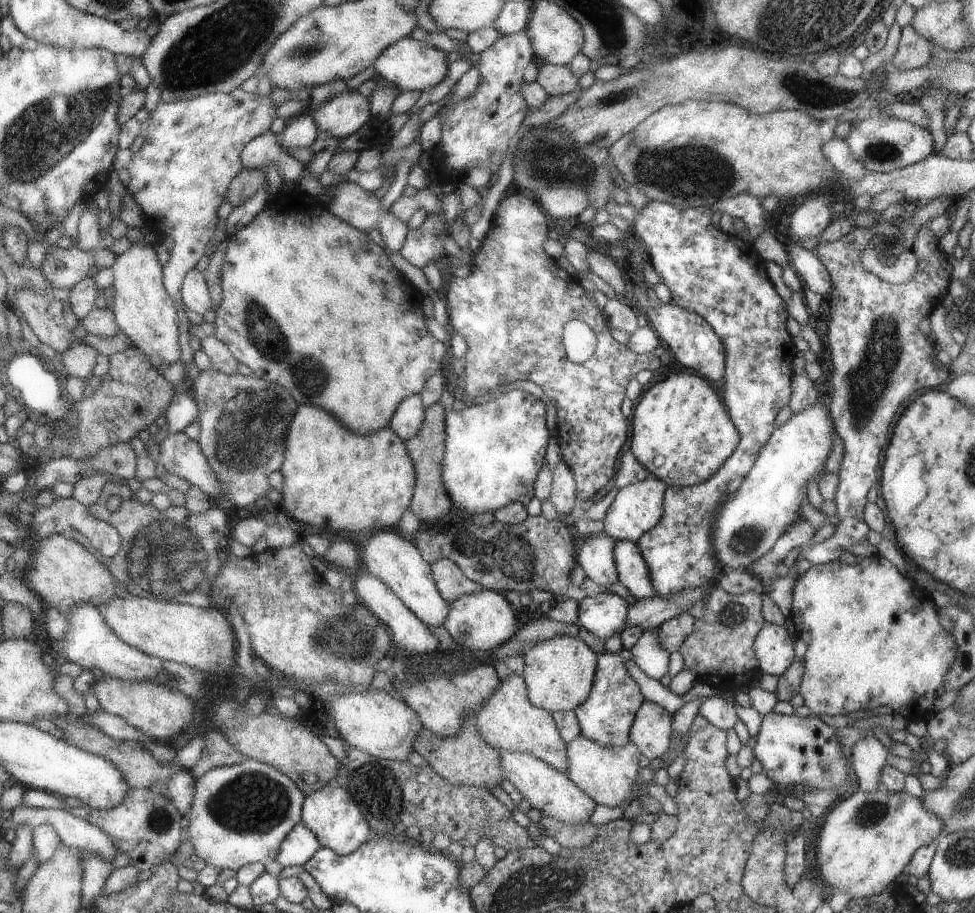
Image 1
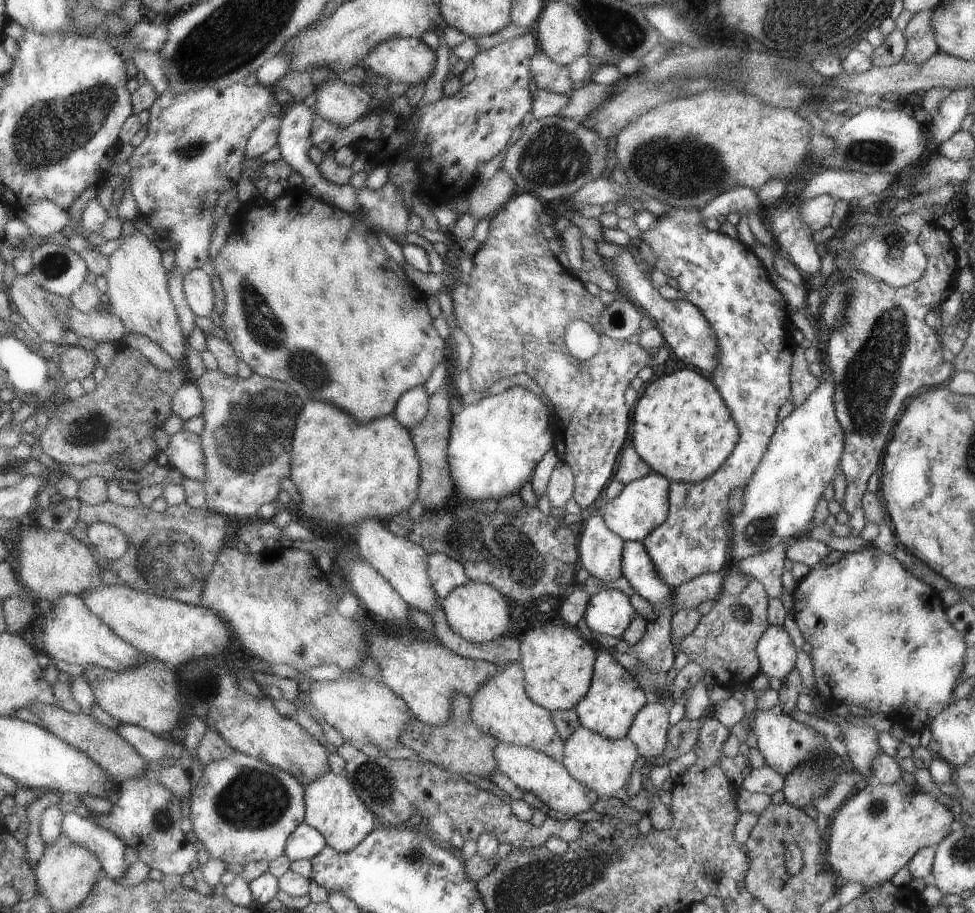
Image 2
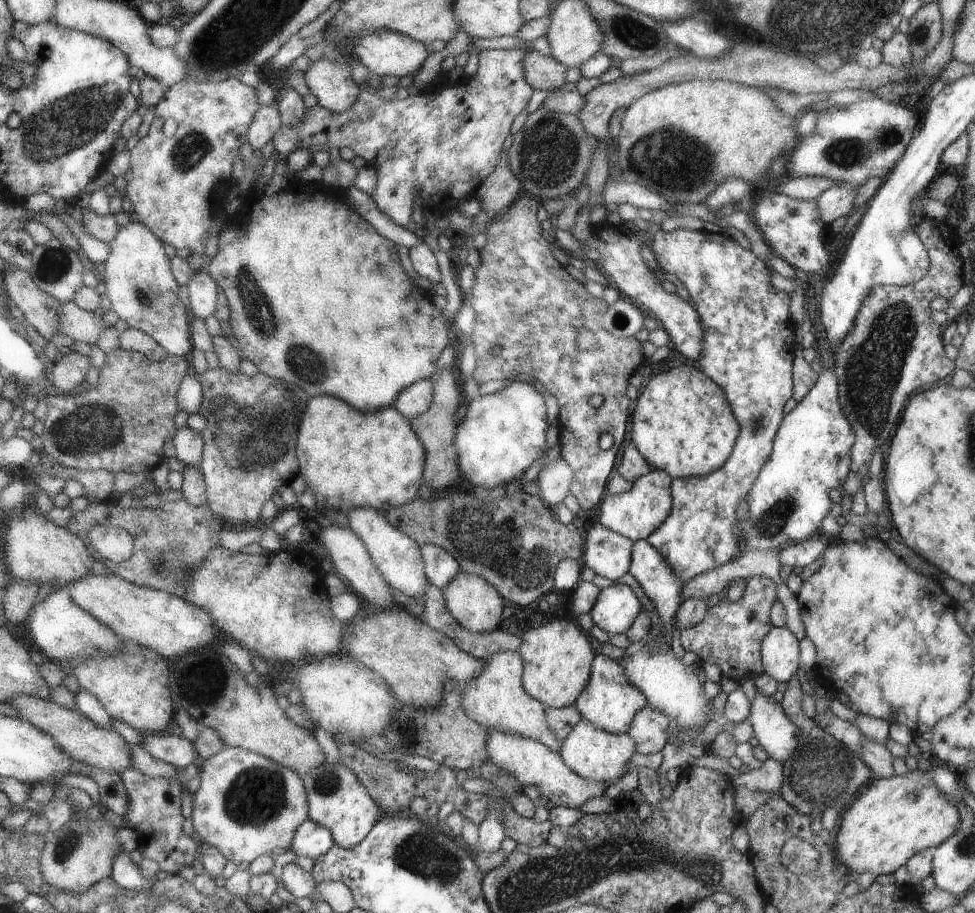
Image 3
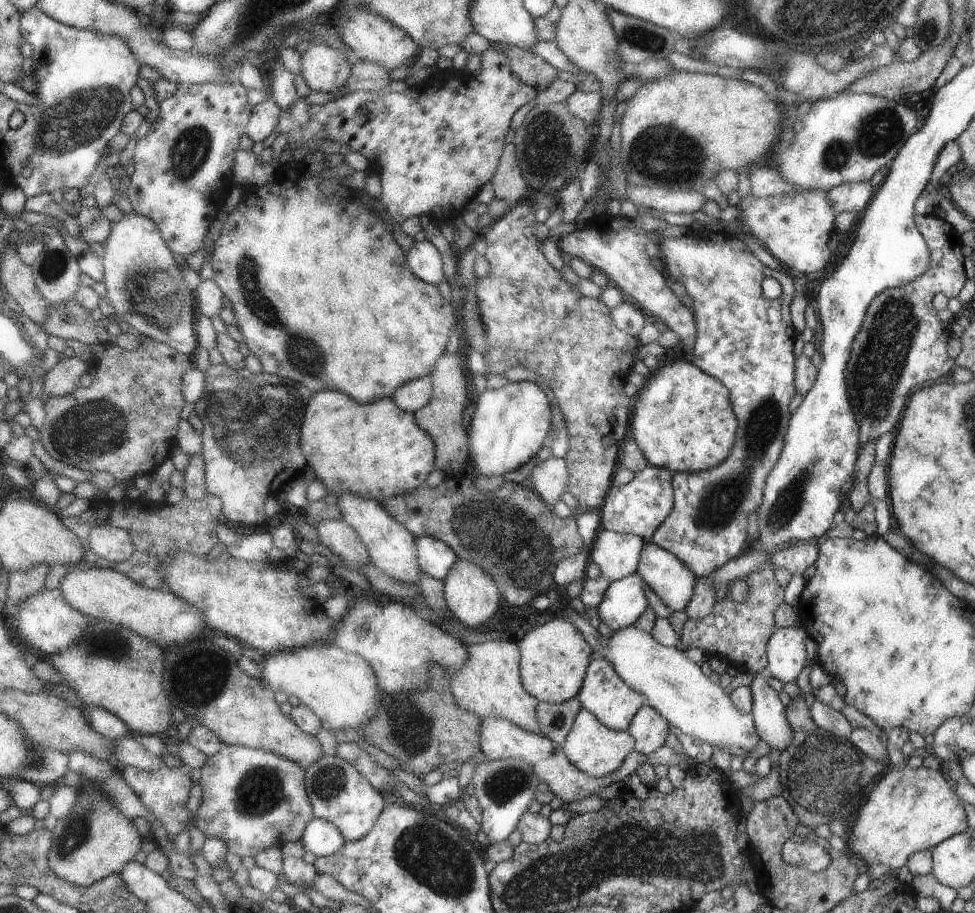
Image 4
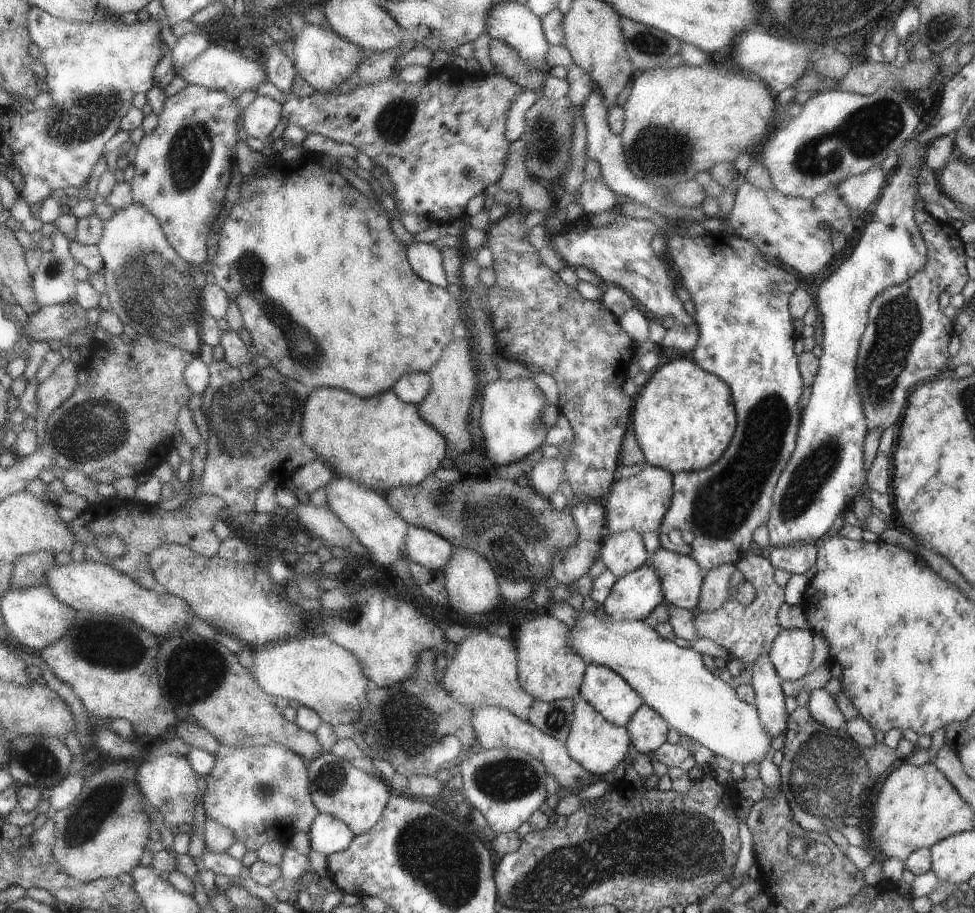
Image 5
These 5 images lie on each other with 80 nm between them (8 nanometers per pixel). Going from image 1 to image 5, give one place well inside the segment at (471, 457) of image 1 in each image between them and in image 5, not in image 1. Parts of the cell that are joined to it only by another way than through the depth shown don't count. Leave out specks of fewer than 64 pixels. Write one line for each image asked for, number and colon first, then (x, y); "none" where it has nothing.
2: (495, 444)
3: (502, 433)
4: (509, 425)
5: (510, 421)

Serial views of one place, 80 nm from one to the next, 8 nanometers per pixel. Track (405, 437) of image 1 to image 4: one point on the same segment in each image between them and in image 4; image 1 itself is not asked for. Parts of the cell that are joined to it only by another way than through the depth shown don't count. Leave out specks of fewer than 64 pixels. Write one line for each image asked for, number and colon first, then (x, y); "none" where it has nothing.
2: (412, 408)
3: (415, 400)
4: (413, 396)

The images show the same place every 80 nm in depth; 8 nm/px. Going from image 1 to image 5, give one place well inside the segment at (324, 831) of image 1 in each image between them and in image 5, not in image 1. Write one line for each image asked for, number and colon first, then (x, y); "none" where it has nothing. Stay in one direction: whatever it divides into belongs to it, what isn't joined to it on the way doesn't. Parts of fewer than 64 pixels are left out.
2: (333, 806)
3: (338, 801)
4: (339, 793)
5: (338, 788)

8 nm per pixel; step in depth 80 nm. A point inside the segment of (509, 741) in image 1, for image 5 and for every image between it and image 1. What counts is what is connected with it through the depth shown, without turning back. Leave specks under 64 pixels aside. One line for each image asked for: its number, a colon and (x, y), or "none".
2: (501, 708)
3: (496, 699)
4: (489, 684)
5: (482, 672)

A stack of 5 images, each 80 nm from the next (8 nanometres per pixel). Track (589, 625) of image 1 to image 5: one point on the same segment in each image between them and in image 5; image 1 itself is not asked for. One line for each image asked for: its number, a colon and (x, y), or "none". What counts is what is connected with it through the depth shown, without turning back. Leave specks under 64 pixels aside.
2: (609, 612)
3: (616, 607)
4: (624, 601)
5: (632, 597)

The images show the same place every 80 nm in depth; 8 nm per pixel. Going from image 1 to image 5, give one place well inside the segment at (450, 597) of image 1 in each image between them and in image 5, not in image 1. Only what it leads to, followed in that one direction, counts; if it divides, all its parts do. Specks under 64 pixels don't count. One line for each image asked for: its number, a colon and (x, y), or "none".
2: (446, 574)
3: (441, 568)
4: (437, 559)
5: (424, 547)

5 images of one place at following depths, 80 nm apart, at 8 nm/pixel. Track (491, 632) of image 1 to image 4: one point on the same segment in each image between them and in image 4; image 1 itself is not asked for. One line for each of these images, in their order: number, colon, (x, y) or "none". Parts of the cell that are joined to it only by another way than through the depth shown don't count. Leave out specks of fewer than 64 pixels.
2: (475, 611)
3: (475, 604)
4: (471, 594)

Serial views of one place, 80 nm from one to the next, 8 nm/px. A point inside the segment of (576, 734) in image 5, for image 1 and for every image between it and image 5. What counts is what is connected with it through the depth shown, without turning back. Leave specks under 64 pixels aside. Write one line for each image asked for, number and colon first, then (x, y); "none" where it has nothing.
1: (607, 775)
2: (604, 765)
3: (594, 754)
4: (596, 750)

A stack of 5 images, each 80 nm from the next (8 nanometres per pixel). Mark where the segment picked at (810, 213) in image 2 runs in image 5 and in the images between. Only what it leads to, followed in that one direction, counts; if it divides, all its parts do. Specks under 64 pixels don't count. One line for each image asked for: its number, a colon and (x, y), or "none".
3: (837, 201)
4: (847, 197)
5: (860, 192)

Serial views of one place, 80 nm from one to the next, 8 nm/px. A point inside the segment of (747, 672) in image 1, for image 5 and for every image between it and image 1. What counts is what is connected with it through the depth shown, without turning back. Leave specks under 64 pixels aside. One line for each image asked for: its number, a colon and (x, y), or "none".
2: (724, 641)
3: (730, 635)
4: (737, 633)
5: (747, 631)

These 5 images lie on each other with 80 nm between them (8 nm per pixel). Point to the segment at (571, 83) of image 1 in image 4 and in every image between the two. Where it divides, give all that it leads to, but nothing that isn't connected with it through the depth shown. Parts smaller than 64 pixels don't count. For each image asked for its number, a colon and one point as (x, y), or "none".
2: (549, 75)
3: (543, 72)
4: (533, 70)

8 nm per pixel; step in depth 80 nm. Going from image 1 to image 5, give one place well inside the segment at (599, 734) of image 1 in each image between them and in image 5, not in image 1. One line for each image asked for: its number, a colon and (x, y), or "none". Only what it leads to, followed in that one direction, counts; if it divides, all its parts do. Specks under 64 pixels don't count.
2: (613, 699)
3: (609, 701)
4: (604, 693)
5: (610, 695)

